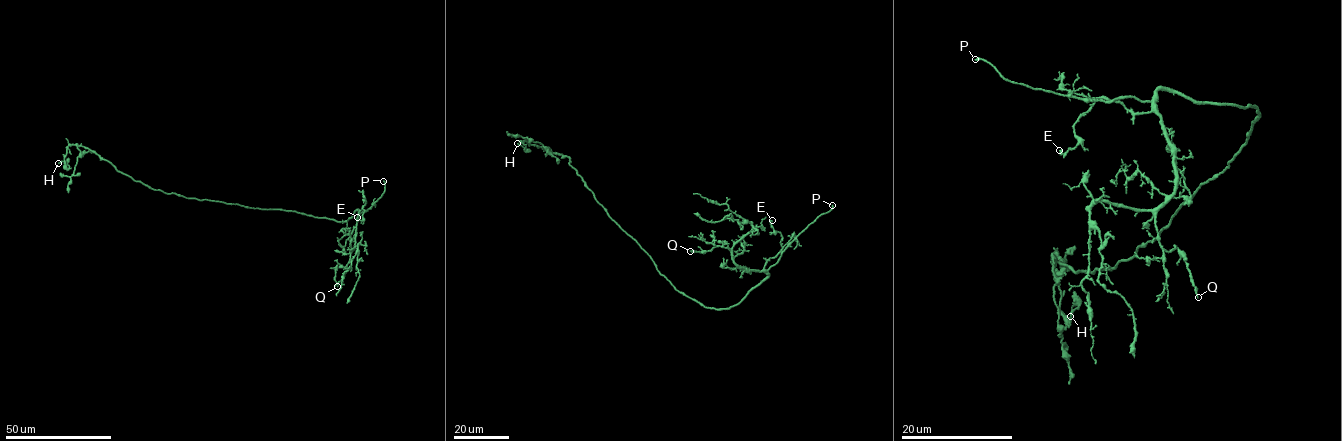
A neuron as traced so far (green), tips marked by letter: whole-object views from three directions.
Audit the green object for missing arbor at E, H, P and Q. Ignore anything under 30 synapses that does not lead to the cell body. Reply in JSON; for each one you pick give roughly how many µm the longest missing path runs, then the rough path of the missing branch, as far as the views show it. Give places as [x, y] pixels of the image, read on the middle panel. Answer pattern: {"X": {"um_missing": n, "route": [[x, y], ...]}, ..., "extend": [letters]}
{"P": {"um_missing": 20, "route": [[832, 205], [832, 200], [826, 206], [815, 237]]}, "extend": ["P"]}

